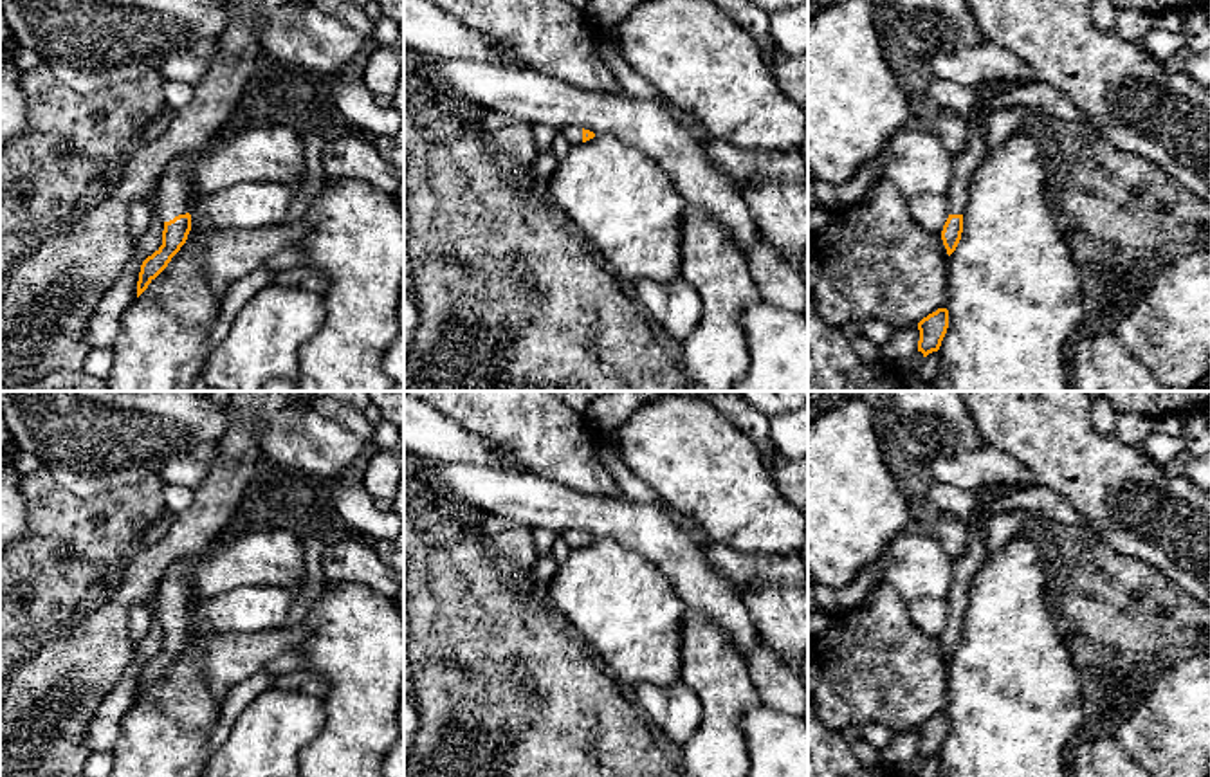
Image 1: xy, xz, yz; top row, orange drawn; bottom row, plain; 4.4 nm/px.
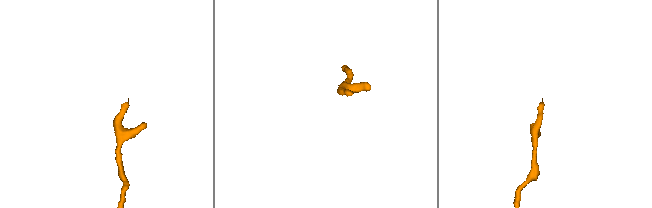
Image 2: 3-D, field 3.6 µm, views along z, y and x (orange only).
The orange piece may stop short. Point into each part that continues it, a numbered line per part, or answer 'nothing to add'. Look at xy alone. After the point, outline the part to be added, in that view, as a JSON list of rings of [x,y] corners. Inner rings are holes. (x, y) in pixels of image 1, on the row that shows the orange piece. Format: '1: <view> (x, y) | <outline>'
1: xy (174, 197) | [[[182,155],[173,159],[155,187],[157,202],[155,211],[162,222],[170,222],[179,215],[189,213],[189,200],[193,193],[188,189],[184,180]]]

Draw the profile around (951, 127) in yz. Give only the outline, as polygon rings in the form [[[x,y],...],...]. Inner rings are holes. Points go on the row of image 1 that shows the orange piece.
[[[940,108],[932,133],[941,141],[949,153],[959,155],[968,141],[967,117],[952,108]]]

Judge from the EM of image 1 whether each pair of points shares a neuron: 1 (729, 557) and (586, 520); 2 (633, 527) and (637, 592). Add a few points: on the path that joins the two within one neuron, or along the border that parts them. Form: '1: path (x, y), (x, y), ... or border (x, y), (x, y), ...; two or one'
1: border (698, 545), (704, 557), (731, 581); two
2: border (595, 538), (612, 538), (637, 550), (668, 577); two

